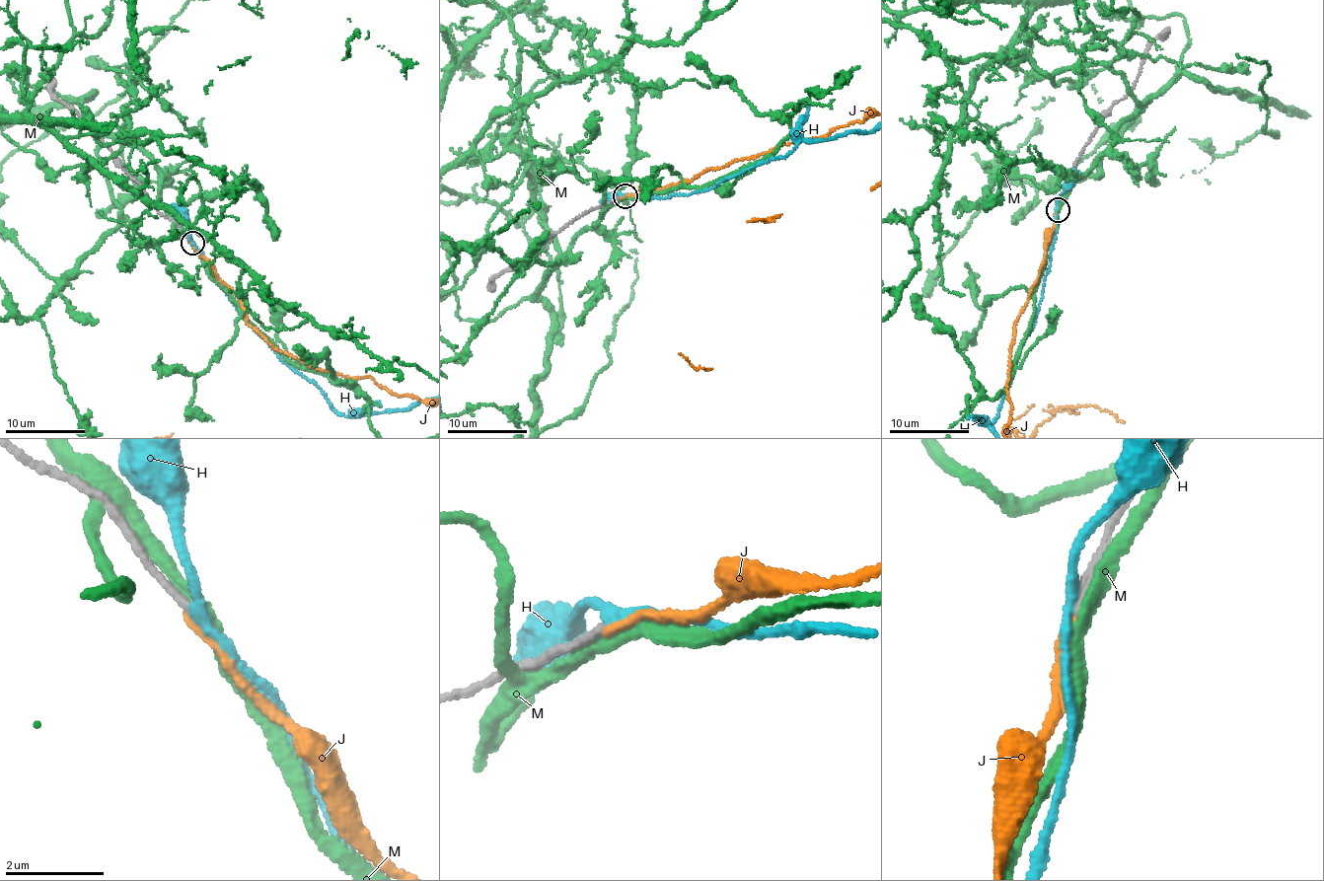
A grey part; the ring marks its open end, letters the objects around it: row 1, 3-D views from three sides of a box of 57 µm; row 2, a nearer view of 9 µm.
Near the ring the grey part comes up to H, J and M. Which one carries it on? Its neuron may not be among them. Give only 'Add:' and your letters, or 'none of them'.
Add: none of them

